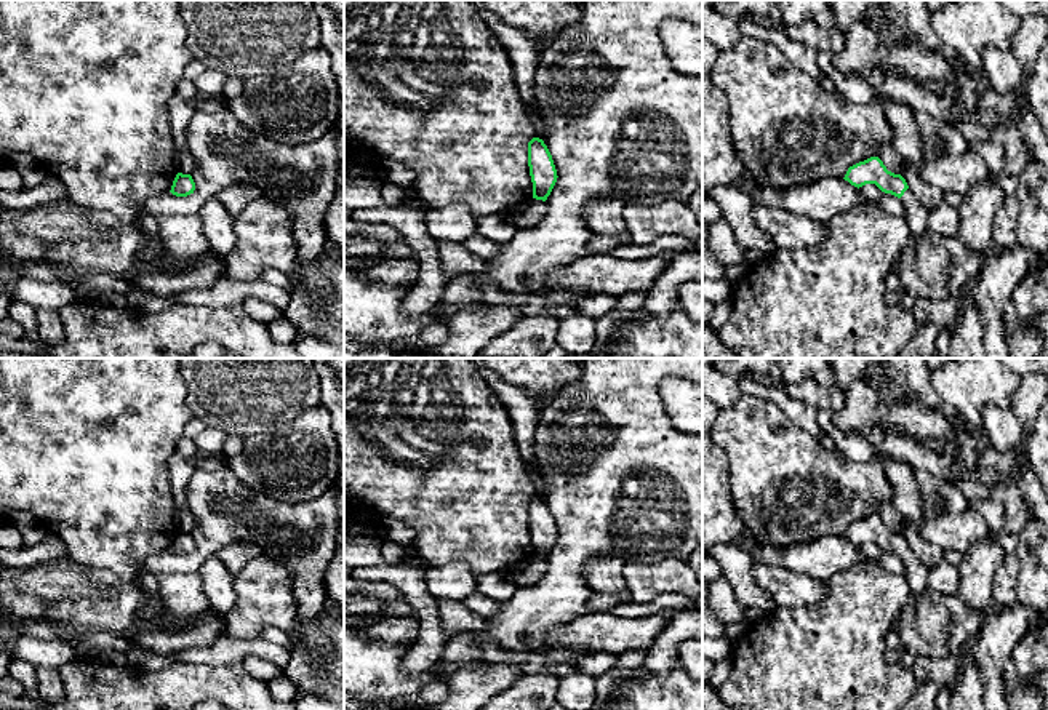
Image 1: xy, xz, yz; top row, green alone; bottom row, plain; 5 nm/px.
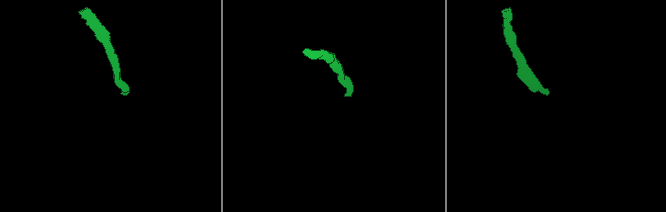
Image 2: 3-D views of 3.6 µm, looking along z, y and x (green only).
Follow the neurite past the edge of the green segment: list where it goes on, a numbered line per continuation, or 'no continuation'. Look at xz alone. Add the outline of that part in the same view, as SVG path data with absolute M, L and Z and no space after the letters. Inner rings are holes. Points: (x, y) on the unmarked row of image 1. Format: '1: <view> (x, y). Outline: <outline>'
no continuation

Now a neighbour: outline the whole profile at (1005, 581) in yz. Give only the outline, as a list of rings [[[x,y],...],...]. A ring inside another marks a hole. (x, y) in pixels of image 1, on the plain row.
[[[1005,553],[1003,564],[995,576],[994,604],[1013,608],[1016,601],[1016,582],[1019,576],[1019,558],[1016,553]]]

